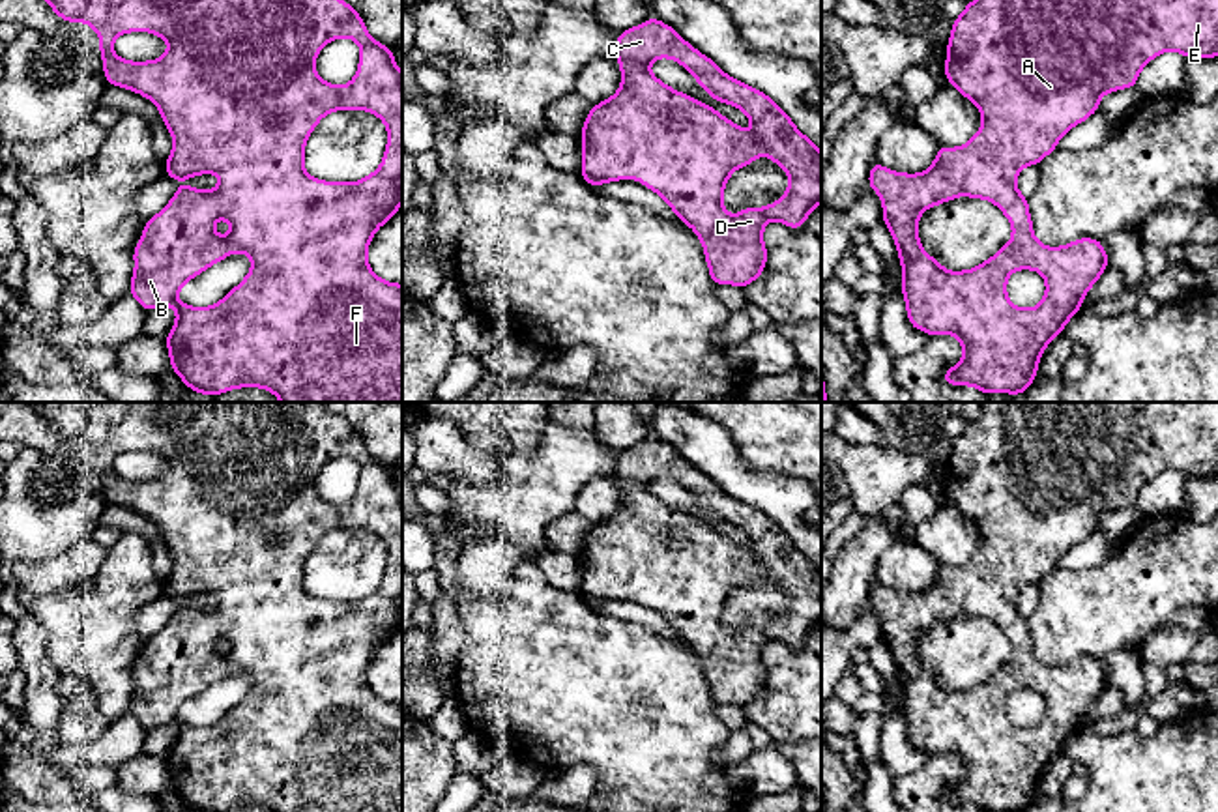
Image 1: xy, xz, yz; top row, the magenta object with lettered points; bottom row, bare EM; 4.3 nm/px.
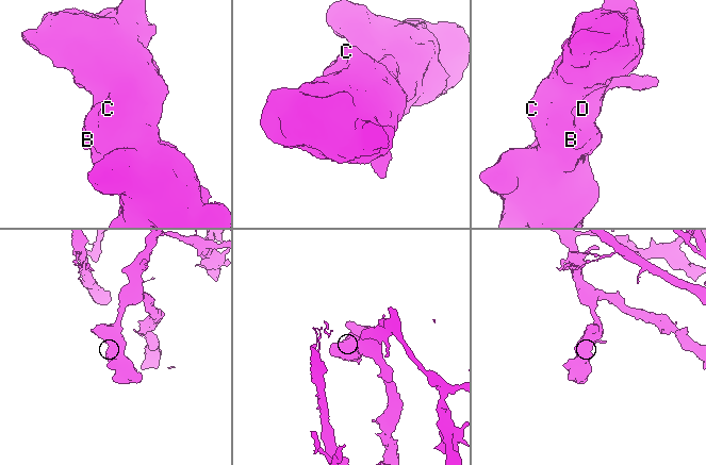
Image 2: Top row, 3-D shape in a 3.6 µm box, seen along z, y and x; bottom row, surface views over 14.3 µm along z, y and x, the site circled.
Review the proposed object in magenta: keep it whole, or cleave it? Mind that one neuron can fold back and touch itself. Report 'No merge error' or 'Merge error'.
No merge error

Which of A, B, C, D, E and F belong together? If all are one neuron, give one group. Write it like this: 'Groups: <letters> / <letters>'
Groups: A B C D E F

